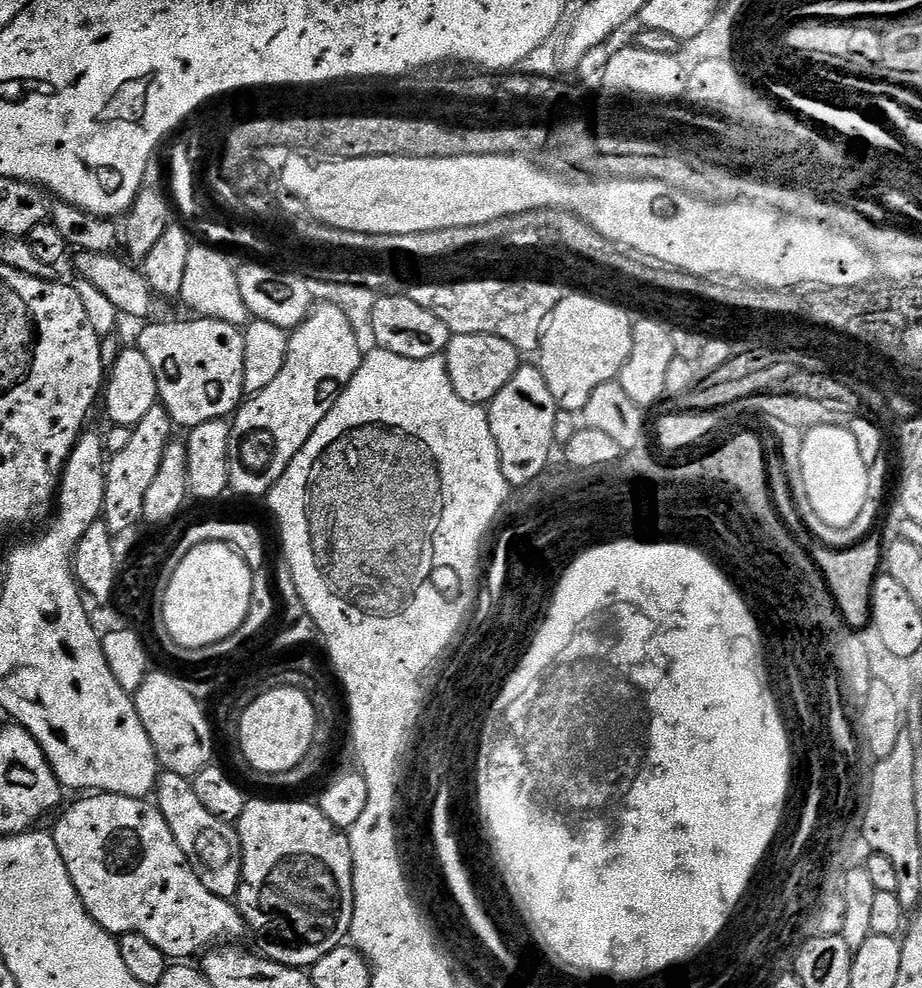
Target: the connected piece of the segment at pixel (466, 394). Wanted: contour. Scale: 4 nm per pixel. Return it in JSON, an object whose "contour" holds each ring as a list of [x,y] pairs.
{"contour":[[[490,334],[453,335],[448,342],[448,349],[442,353],[446,362],[446,370],[450,374],[450,382],[454,386],[454,394],[462,398],[462,402],[487,406],[492,399],[518,374],[522,367],[522,353],[506,338],[498,338]]]}

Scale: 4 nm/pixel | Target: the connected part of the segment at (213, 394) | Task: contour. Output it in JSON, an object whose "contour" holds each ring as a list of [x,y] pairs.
{"contour":[[[191,318],[192,320],[168,320],[165,324],[152,324],[156,322],[148,322],[143,325],[144,328],[140,332],[140,340],[138,346],[142,350],[142,354],[146,354],[146,358],[150,362],[150,367],[154,369],[154,378],[158,382],[158,394],[160,395],[159,403],[163,404],[165,410],[170,414],[173,425],[177,429],[190,430],[194,426],[202,426],[202,422],[210,422],[211,420],[222,420],[231,417],[236,409],[240,407],[245,399],[244,387],[242,386],[242,346],[244,345],[243,331],[237,325],[230,322],[222,322],[221,320],[209,320],[207,318]]]}

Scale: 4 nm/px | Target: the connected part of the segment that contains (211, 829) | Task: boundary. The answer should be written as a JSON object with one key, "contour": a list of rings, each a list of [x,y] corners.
{"contour":[[[161,771],[156,778],[154,803],[162,818],[166,818],[166,826],[170,826],[174,842],[182,846],[182,854],[186,854],[202,886],[206,886],[206,890],[218,898],[232,900],[240,889],[242,878],[242,842],[239,831],[229,821],[214,818],[214,814],[202,806],[198,794],[194,794],[191,779],[182,774]]]}

